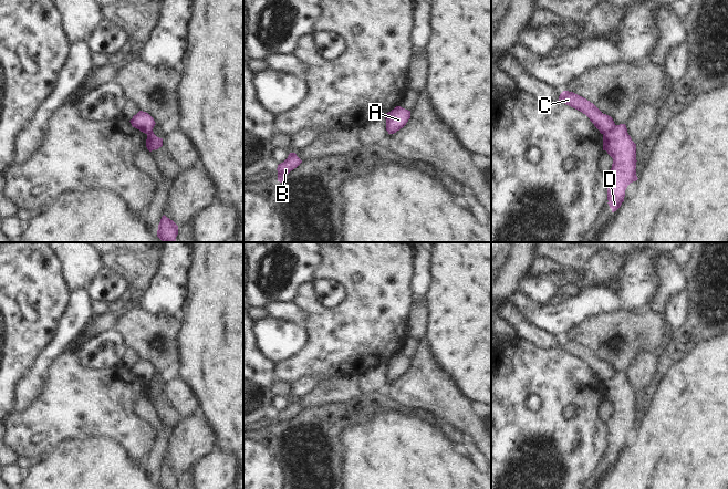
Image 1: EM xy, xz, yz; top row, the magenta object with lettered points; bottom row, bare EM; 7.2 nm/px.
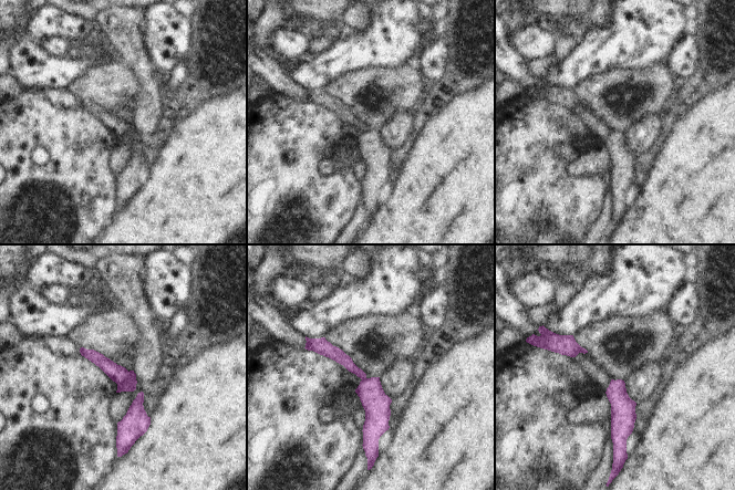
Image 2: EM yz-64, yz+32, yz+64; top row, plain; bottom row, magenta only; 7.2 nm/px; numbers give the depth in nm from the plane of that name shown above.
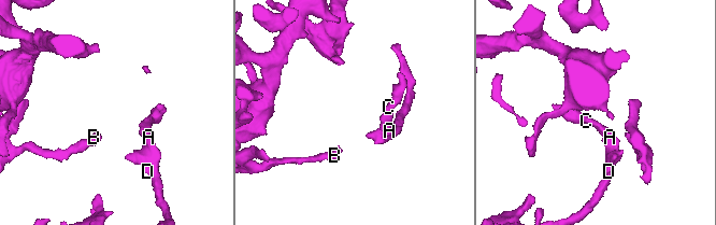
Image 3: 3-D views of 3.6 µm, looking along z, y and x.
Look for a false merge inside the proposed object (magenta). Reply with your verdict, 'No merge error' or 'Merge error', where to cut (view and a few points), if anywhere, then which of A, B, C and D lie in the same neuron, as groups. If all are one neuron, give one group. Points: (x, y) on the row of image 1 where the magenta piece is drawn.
Merge error. Split along yz (616, 125), (603, 134). Groups: A B D / C

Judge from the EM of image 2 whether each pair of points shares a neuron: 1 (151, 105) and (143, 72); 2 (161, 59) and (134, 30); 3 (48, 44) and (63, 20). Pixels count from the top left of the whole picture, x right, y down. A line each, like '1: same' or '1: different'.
1: same
2: different
3: different

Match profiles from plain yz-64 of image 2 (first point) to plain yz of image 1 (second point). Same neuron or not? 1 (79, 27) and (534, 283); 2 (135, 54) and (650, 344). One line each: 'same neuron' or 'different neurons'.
1: different neurons
2: different neurons

